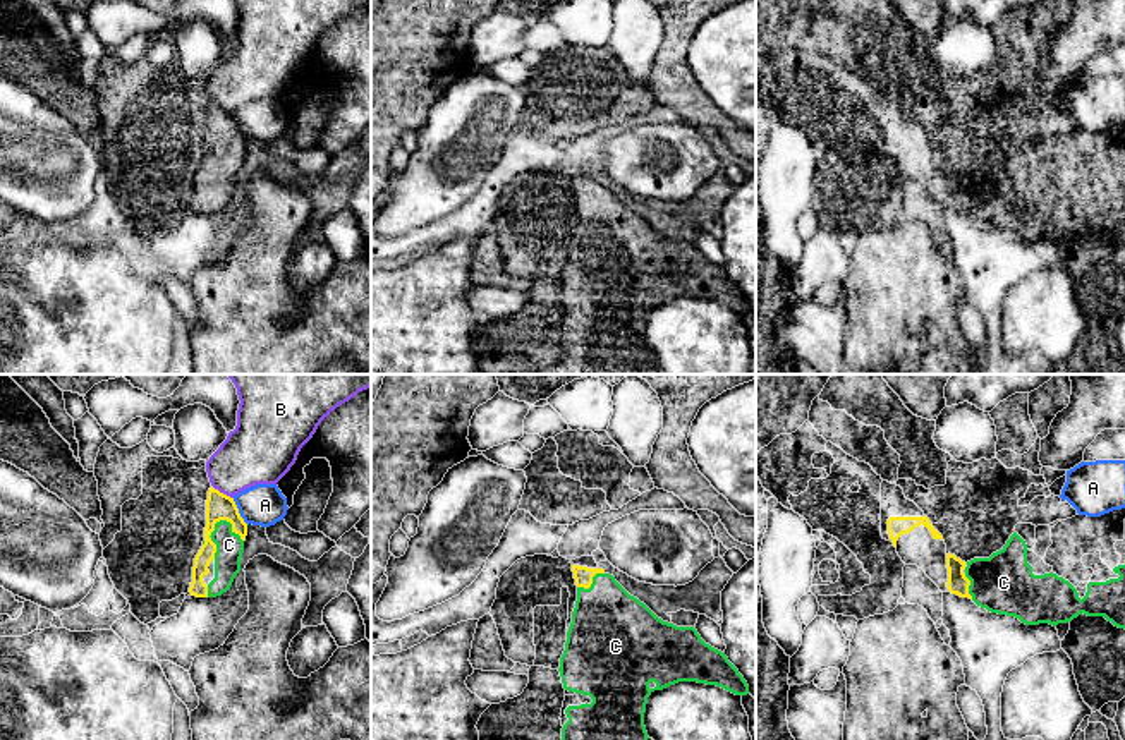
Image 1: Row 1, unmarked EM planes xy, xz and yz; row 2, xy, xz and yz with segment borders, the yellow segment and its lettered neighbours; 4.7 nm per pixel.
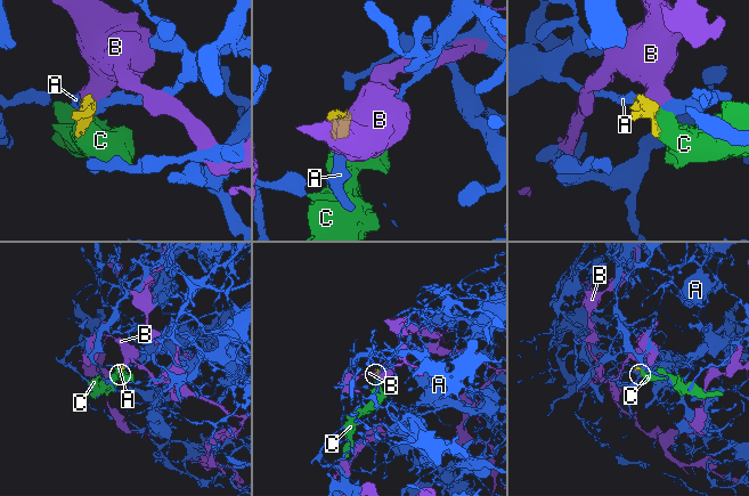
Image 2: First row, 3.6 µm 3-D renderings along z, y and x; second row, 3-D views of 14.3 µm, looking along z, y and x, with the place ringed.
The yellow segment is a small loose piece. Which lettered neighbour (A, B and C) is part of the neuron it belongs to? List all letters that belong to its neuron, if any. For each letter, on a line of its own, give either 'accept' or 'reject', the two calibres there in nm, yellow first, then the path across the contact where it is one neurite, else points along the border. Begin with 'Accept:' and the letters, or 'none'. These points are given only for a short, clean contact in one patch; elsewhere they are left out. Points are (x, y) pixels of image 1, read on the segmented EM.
Accept: C
A: reject; 130 nm thick on the yellow side, 200 nm on the other; border along xy (232, 498), (239, 515), (248, 524)
B: reject; 130 nm thick on the yellow side, 300 nm on the other; border along xy (212, 485), (232, 498)
C: accept; 130 nm thick on the yellow side, 130 nm on the other; runs through xy (218, 507), (218, 521), (210, 534), (218, 534), (229, 545)

